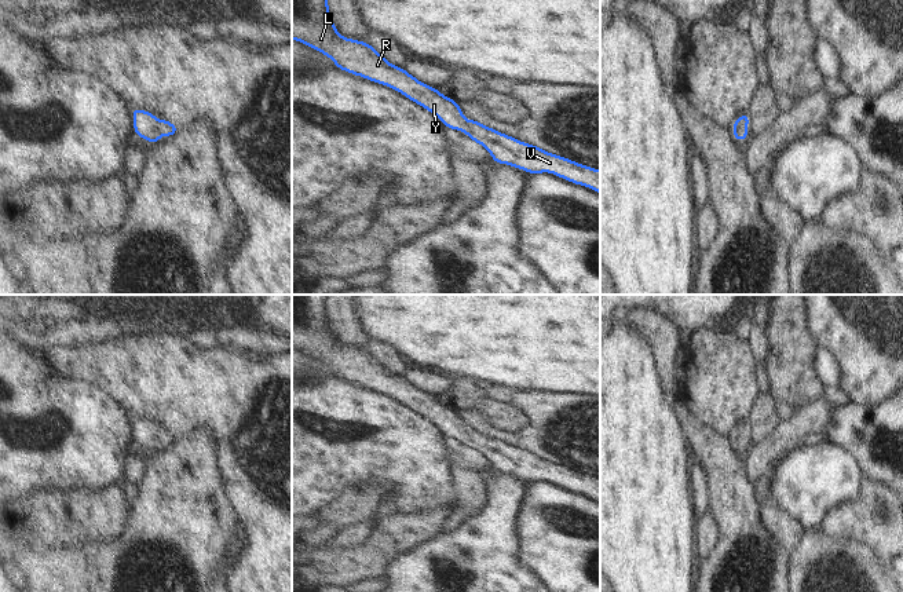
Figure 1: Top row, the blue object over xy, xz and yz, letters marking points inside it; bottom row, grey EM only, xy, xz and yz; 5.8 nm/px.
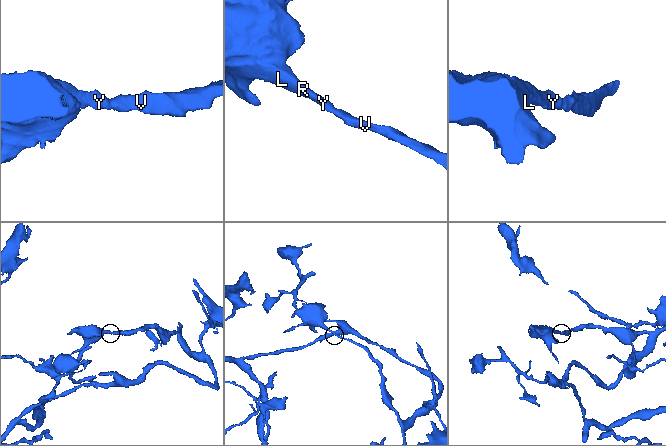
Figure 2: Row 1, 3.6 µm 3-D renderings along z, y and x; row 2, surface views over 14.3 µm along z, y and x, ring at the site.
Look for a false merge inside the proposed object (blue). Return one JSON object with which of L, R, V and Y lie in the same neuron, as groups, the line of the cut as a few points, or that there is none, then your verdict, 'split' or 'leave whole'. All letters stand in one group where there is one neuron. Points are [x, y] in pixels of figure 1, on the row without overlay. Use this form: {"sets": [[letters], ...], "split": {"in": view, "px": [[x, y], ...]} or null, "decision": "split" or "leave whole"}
{"sets": [["L", "R", "V", "Y"]], "split": null, "decision": "leave whole"}

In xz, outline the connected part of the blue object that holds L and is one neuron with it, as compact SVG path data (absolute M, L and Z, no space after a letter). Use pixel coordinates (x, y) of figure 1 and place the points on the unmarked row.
M292 295L293 348L326 363L334 370L339 379L346 379L354 384L361 384L369 390L383 392L401 401L405 406L416 410L429 421L435 423L445 432L445 436L464 439L471 449L482 453L491 463L491 469L497 472L507 472L533 483L549 480L578 494L586 494L600 503L600 478L578 472L570 467L564 467L553 461L548 461L535 453L520 450L507 442L501 442L490 435L486 435L476 428L467 430L460 413L452 406L440 402L436 395L429 395L418 390L405 377L390 372L369 351L341 346L337 341L337 336L334 335L329 322L329 311L326 307L326 300L329 296L330 295Z

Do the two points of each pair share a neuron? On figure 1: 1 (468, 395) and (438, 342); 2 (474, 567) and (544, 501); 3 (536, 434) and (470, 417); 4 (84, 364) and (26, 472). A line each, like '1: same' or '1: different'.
1: different
2: different
3: same
4: different

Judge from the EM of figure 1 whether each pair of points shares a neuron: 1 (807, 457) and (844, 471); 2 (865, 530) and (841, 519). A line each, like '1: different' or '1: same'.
1: same
2: same

